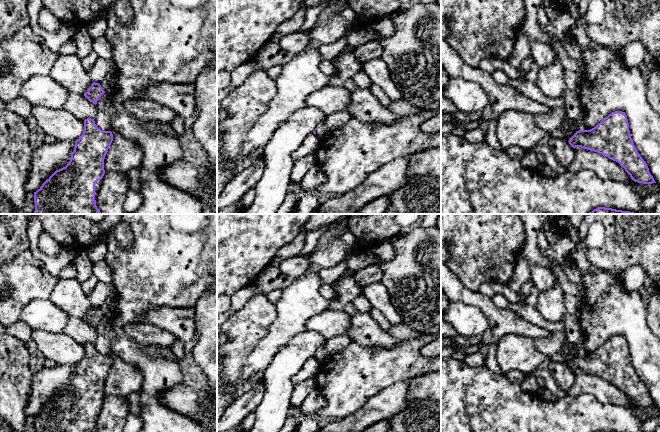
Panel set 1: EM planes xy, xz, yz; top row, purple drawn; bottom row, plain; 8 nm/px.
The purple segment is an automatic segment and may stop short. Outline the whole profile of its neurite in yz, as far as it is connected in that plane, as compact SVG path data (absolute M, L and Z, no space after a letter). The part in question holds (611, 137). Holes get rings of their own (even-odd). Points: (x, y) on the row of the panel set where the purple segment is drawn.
M622 111L612 112L590 130L577 131L568 142L573 148L594 151L618 162L635 182L656 183L633 143Z

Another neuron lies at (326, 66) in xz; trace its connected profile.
M322 60L319 65L320 70L327 76L331 77L335 74L335 68L332 61Z

